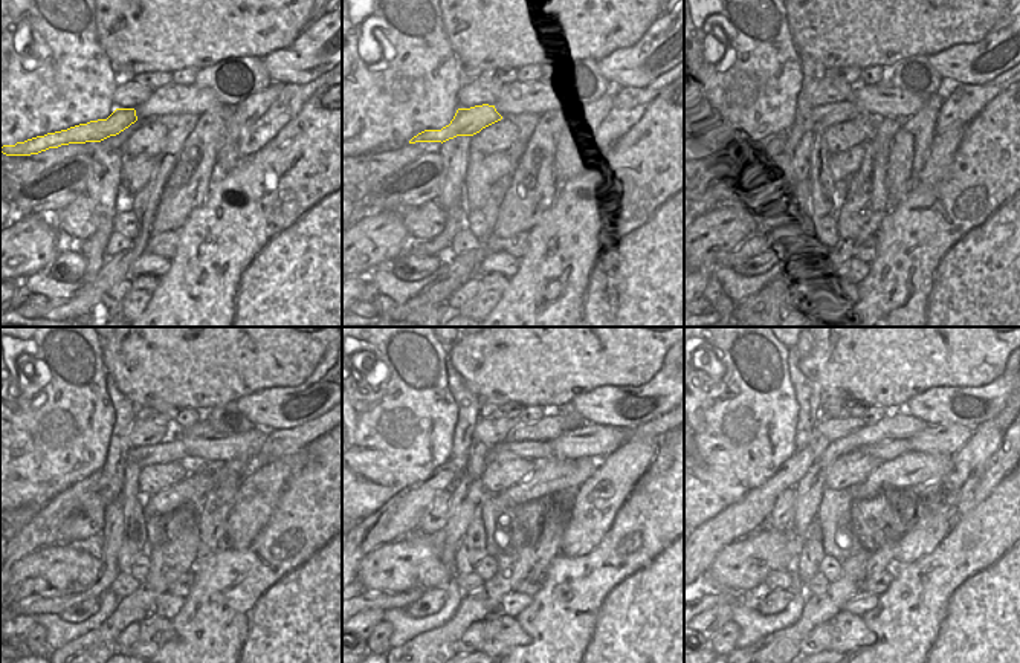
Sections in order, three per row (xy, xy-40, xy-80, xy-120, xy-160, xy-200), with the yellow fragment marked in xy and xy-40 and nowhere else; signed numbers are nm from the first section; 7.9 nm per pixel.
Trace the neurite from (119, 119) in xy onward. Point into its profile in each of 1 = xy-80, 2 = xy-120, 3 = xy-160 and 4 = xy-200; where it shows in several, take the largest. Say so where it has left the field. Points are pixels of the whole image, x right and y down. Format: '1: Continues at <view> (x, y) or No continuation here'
1: Continues at xy-80 (822, 116)
2: Continues at xy-120 (171, 449)
3: Continues at xy-160 (506, 449)
4: Continues at xy-200 (884, 451).

